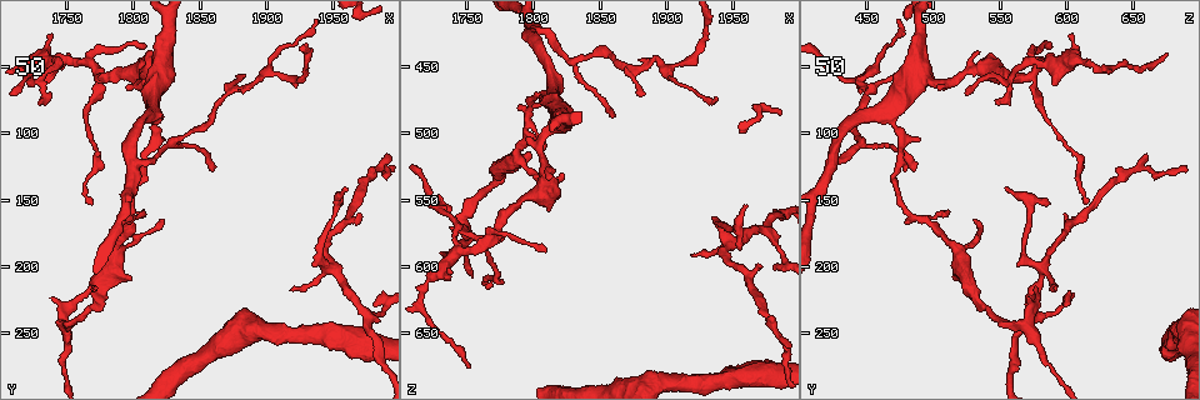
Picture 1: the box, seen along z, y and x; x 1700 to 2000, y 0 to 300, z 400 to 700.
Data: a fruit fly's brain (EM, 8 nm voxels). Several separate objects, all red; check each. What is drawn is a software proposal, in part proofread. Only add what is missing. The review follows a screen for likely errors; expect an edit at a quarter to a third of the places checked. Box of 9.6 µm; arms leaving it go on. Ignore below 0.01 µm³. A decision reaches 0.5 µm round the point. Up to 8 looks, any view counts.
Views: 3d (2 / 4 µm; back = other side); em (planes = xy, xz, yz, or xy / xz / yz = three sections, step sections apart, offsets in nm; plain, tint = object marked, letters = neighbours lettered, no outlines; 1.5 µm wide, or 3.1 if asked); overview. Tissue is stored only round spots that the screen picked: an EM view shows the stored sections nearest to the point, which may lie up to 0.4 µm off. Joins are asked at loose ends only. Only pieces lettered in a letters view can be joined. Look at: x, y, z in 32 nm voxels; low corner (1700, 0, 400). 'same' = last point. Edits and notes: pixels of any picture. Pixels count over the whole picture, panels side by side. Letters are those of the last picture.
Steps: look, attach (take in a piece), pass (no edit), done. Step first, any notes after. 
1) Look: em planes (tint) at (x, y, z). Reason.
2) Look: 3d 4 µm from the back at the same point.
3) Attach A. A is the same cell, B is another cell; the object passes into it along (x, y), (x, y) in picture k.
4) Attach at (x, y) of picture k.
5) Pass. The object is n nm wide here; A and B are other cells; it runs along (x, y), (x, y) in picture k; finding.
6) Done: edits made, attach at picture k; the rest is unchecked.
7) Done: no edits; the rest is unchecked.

Look: em xy step 8 (tint) at (1728, 76, 548). Free end.

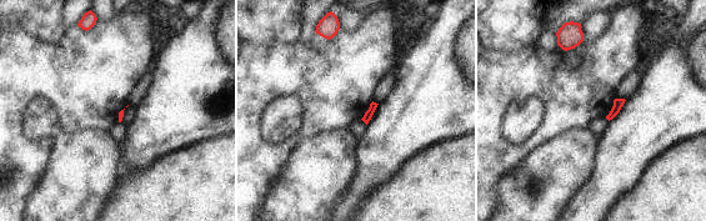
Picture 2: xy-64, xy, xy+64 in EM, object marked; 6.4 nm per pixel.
Look: em xy step 8 (letters) at the same point. What lies round it.

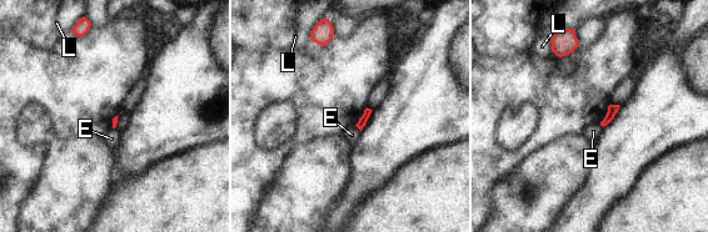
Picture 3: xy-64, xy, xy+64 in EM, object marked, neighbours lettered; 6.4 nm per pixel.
Pass. E and L are other cells; a border runs along (355, 125), (360, 131) in picture 3; no lettered piece goes on from it.

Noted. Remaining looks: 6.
Look: 3d 4 µm at (1810, 36, 588). An open end.

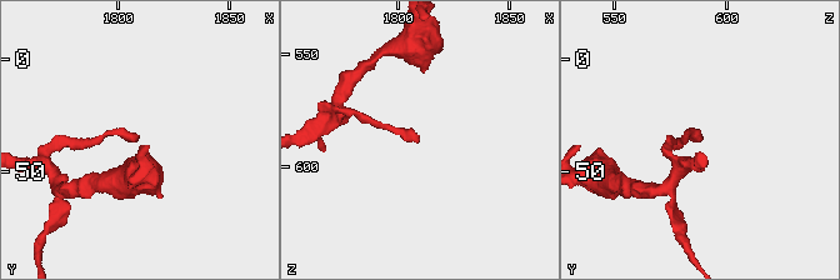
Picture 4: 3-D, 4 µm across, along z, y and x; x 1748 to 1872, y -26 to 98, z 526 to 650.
Look: em planes (letters) at (1808, 35, 590). Now the EM.

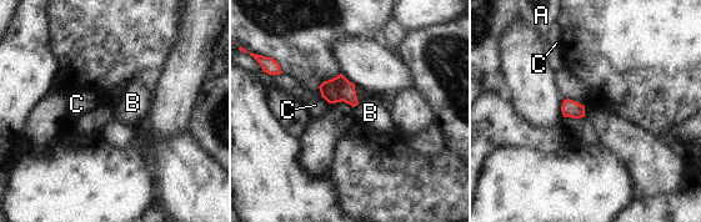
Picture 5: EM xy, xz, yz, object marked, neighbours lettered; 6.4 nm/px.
Pass. A, B and C are other cells; a border runs along (359, 104), (352, 107) in picture 5; none of them fits.

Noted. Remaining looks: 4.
Look: 3d 4 µm at (1860, 128, 486).

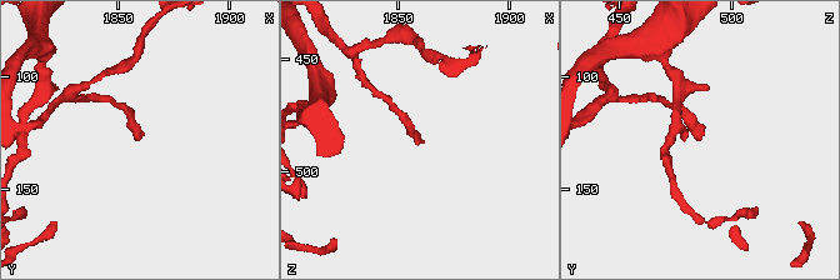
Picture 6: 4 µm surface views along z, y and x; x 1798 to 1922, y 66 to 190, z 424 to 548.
Look: em planes (tint) at (1861, 127, 487).

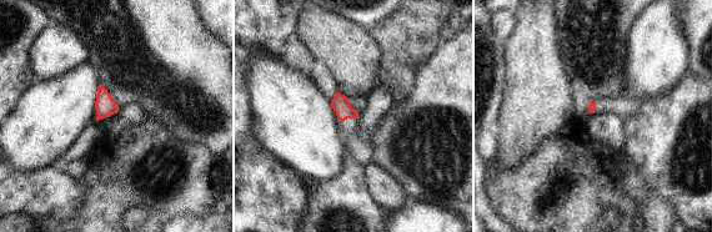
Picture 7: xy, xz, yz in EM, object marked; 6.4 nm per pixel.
Look: em planes (letters) at the same point.

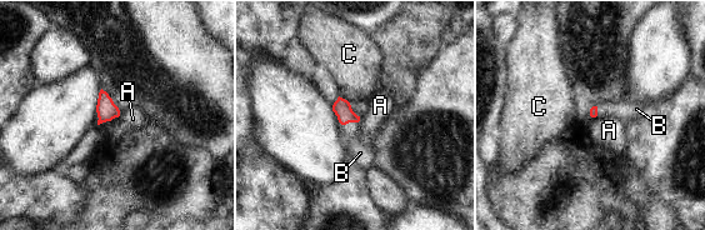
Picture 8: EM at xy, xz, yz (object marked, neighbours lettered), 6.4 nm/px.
Attach B. B is the same cell, A and C are other cells; it goes on there.

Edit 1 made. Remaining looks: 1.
Done: edits made, attach at picture 8; the rest is unchecked.

